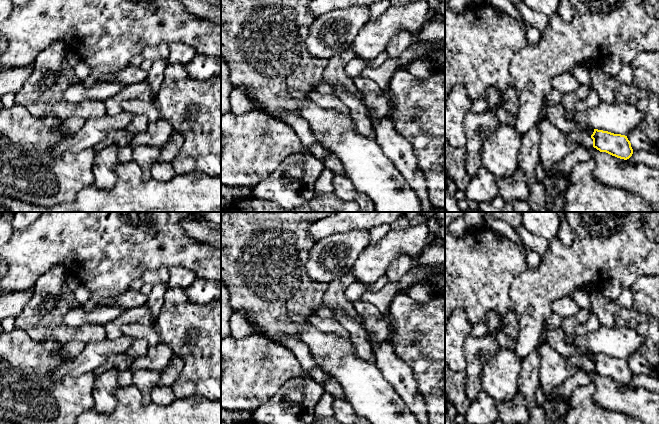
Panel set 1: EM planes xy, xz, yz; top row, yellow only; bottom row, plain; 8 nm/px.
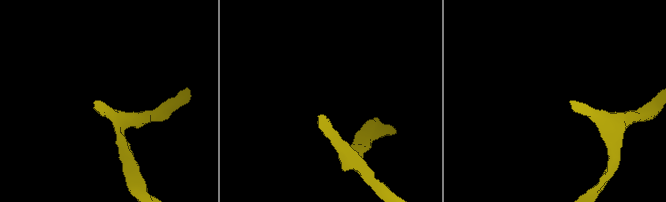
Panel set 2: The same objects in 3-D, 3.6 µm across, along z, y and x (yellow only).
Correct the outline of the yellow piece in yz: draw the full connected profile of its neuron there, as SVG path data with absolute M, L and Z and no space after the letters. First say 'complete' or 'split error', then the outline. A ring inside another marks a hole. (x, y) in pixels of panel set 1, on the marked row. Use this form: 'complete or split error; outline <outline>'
split error; outline M594 129L592 135L586 131L572 132L568 134L568 141L578 143L584 147L593 146L600 152L606 152L624 160L629 159L633 154L627 136L608 131Z

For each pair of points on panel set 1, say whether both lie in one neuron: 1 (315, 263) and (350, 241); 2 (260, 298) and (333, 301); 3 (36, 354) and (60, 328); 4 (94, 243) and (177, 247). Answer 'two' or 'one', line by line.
1: one
2: two
3: two
4: one

